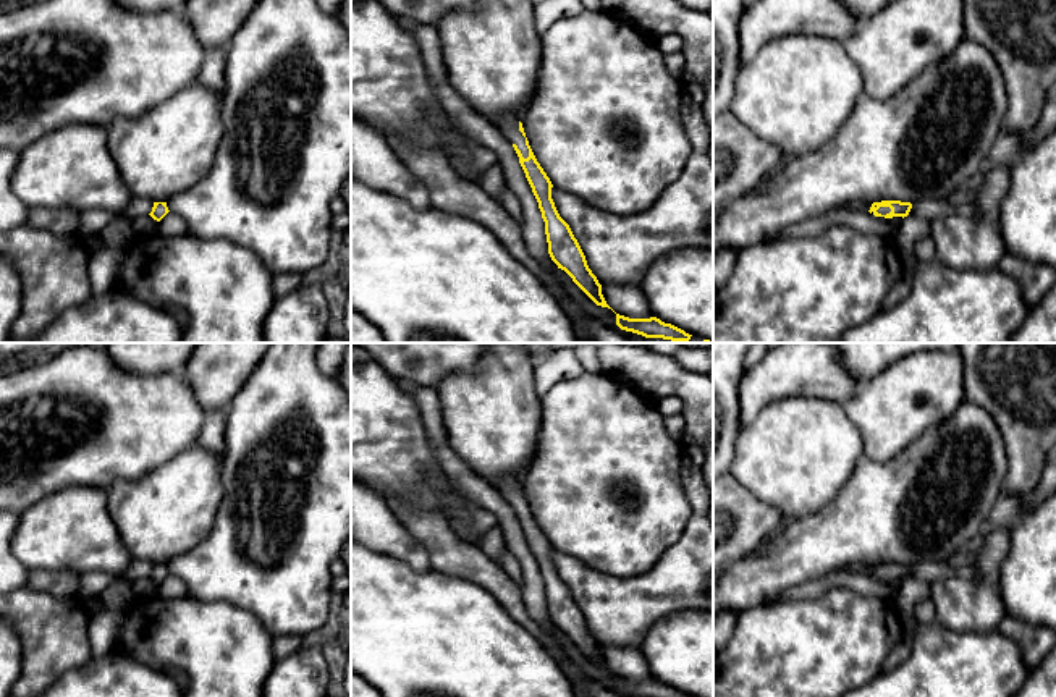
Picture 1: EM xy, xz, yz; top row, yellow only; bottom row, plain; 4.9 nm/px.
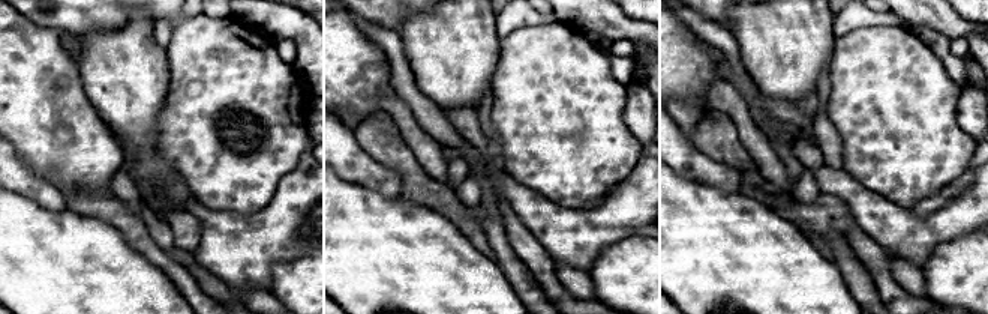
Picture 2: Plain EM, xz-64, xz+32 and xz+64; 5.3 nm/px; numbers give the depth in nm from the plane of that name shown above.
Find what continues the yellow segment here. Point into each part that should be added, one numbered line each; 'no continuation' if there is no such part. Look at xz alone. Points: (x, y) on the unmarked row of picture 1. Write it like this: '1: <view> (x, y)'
1: xz (508, 487)

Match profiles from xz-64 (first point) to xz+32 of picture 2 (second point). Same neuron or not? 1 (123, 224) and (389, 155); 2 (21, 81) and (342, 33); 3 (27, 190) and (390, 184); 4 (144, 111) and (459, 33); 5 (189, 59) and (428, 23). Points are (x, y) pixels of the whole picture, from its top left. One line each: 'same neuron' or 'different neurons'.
1: same neuron
2: same neuron
3: same neuron
4: same neuron
5: different neurons

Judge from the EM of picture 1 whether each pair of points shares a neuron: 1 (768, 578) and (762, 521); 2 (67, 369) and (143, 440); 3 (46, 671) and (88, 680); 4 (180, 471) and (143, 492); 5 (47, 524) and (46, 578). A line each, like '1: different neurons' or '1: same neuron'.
1: different neurons
2: same neuron
3: different neurons
4: same neuron
5: different neurons

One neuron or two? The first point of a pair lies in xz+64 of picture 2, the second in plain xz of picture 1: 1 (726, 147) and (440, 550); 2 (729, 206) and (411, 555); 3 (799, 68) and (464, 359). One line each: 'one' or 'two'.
1: one
2: two
3: two

